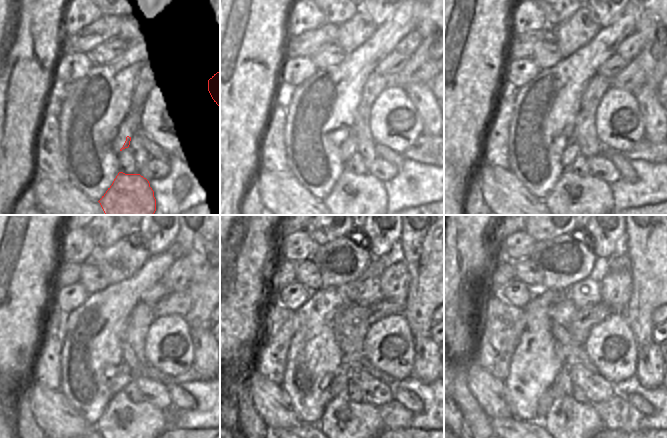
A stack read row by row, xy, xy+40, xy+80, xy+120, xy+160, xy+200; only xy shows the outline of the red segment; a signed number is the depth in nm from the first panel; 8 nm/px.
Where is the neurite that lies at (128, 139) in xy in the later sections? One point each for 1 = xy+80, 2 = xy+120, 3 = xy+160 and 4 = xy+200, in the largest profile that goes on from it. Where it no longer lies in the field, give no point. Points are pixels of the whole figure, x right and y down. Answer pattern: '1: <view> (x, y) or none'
1: xy+80 (572, 194)
2: xy+120 (122, 418)
3: xy+160 (342, 418)
4: xy+200 (567, 418)

